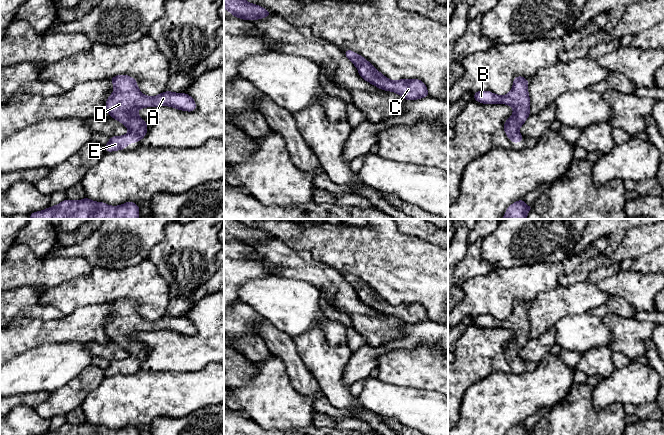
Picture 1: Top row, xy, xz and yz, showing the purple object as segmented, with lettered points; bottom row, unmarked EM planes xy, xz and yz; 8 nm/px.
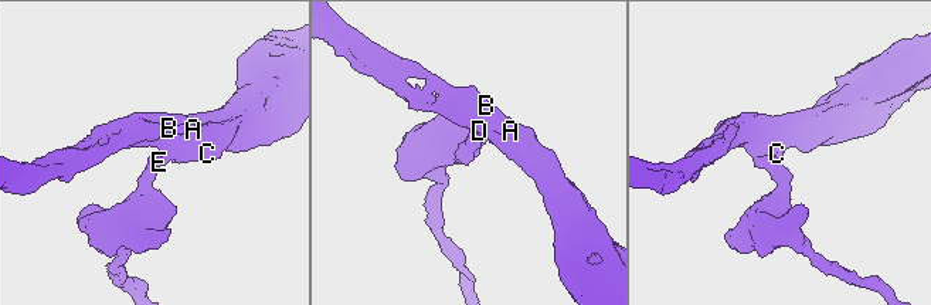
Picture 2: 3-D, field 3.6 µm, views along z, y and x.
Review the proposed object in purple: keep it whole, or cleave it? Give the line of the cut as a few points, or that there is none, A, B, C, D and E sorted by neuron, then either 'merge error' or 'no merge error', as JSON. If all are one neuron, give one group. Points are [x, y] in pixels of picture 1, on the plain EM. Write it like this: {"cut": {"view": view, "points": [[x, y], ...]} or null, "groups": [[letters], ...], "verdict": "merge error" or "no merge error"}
{"cut": null, "groups": [["A", "B", "C", "D", "E"]], "verdict": "no merge error"}

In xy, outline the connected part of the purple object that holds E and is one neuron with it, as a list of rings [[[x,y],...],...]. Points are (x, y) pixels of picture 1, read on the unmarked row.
[[[117,299],[109,303],[114,308],[113,317],[107,322],[106,334],[111,342],[120,345],[129,354],[123,360],[109,362],[105,375],[124,374],[131,366],[142,364],[147,357],[146,346],[139,341],[137,334],[145,331],[170,330],[192,336],[197,330],[194,323],[186,317],[165,315],[150,321],[141,317],[137,305],[128,299]]]

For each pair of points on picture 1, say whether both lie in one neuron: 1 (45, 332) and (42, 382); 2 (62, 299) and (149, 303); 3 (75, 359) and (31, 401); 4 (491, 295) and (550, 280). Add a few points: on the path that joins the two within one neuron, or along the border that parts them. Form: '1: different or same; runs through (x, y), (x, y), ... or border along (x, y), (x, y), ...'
1: different; border along (67, 341), (48, 342), (25, 350), (22, 353)
2: same; runs through (84, 290), (127, 290)
3: different; border along (49, 393), (27, 392), (18, 395)
4: same; runs through (506, 285), (535, 280)

